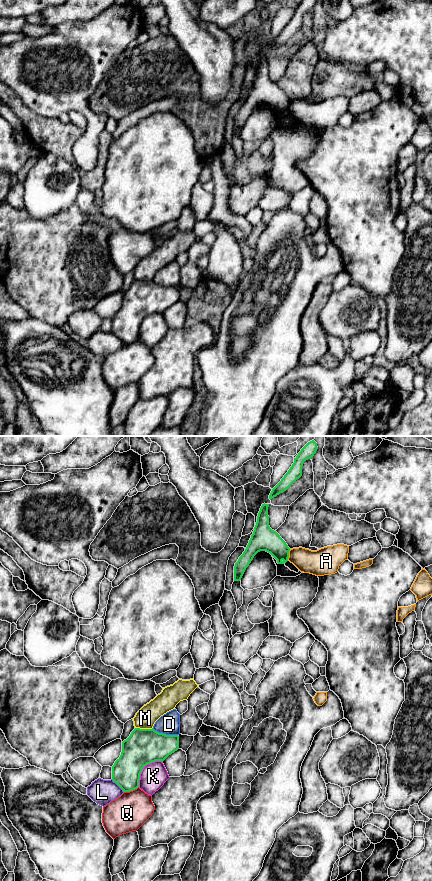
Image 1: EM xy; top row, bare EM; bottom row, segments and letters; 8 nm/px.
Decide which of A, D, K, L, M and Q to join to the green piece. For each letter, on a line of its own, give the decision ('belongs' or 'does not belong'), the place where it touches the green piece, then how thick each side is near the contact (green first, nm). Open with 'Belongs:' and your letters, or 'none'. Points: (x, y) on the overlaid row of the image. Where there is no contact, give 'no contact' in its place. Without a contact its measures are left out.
Belongs: none
A: does not belong; contact xy (288, 554); calibres 190 and 190 nm
D: does not belong; contact xy (165, 734); calibres 280 and 170 nm
K: does not belong; contact xy (143, 767); calibres 280 and 200 nm
L: does not belong; contact xy (118, 785); calibres 220 and 200 nm
M: does not belong; contact xy (144, 729); calibres 280 and 170 nm
Q: does not belong; contact xy (131, 790); calibres 220 and 300 nm

